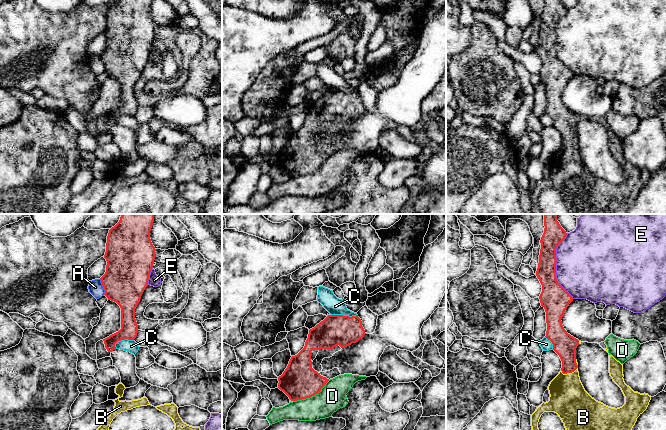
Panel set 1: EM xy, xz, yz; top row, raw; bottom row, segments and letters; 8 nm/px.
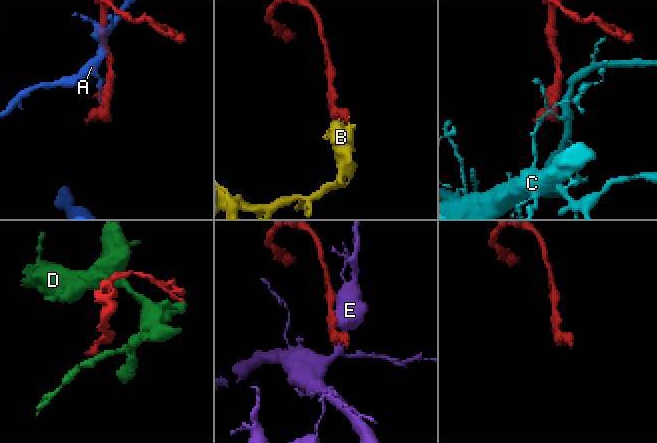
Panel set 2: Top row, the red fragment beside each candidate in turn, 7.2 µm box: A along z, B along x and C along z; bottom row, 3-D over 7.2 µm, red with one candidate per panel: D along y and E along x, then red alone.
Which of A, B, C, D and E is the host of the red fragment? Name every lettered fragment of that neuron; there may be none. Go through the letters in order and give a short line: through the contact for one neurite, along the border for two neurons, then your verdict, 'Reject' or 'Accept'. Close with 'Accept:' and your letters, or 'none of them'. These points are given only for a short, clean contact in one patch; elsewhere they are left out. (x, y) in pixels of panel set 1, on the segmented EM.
A: Reject
B: Accept
C: Line: xz (331, 314), (356, 315). Reject
D: Reject
E: Reject
Accept: B

